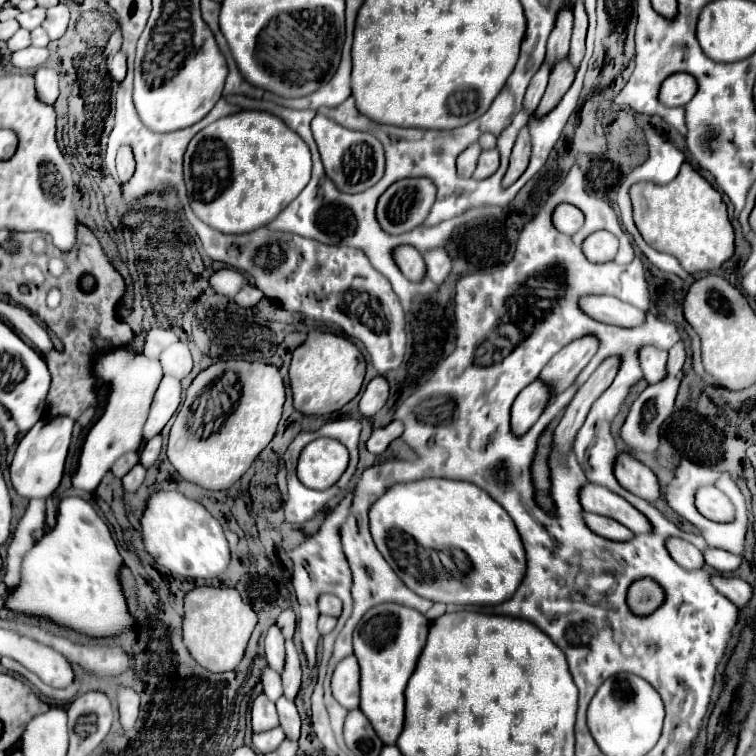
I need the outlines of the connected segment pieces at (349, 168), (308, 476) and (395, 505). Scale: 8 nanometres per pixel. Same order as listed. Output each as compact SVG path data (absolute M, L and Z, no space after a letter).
M320 113L312 119L312 133L316 139L318 151L322 155L326 175L336 183L336 187L340 191L360 193L360 191L370 189L372 185L376 185L382 179L382 175L384 175L384 147L374 135L346 129Z
M316 439L308 443L298 459L298 479L306 487L332 487L348 467L348 449L336 439Z
M418 479L396 483L370 507L370 533L394 573L424 599L434 603L498 605L510 599L526 571L524 547L510 515L480 487L454 479Z

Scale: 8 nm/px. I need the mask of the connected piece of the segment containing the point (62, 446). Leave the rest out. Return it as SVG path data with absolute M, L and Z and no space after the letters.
M54 417L50 421L36 423L20 439L12 465L10 465L10 481L18 495L22 495L26 499L34 499L34 497L50 497L54 493L54 489L58 487L58 483L62 479L72 427L74 427L74 419Z

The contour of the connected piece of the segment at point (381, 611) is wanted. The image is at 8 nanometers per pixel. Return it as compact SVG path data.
M380 603L366 611L354 631L354 655L360 663L360 711L370 719L384 745L396 745L404 725L404 689L426 643L428 619L398 603Z

